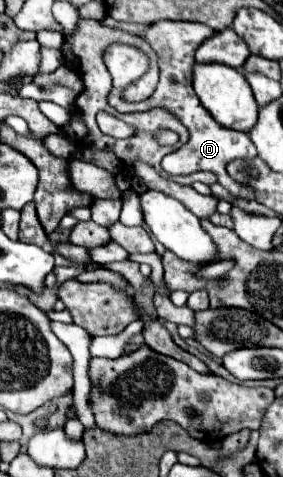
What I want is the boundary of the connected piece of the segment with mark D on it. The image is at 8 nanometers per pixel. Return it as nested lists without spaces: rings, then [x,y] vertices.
[[[159,20],[153,22],[149,28],[145,28],[143,32],[139,32],[137,36],[147,40],[149,46],[155,50],[157,54],[157,62],[159,62],[159,84],[157,90],[151,98],[147,98],[145,102],[139,104],[131,104],[125,102],[123,98],[117,96],[107,96],[109,106],[113,106],[117,112],[121,114],[131,114],[131,112],[145,112],[151,108],[163,108],[167,112],[171,112],[179,122],[183,122],[187,126],[187,130],[191,132],[191,138],[179,150],[167,154],[161,166],[167,174],[191,174],[197,171],[213,172],[219,180],[219,184],[223,188],[227,188],[231,194],[241,194],[247,200],[253,200],[253,190],[233,182],[227,176],[227,162],[233,158],[253,158],[257,156],[255,146],[251,142],[251,138],[247,136],[247,132],[239,132],[239,130],[231,130],[221,126],[219,122],[213,120],[213,116],[203,108],[203,104],[199,102],[195,90],[191,88],[191,64],[193,62],[193,54],[197,50],[197,46],[211,38],[215,34],[215,30],[211,30],[205,24],[197,24],[197,22],[173,22],[173,20]]]

